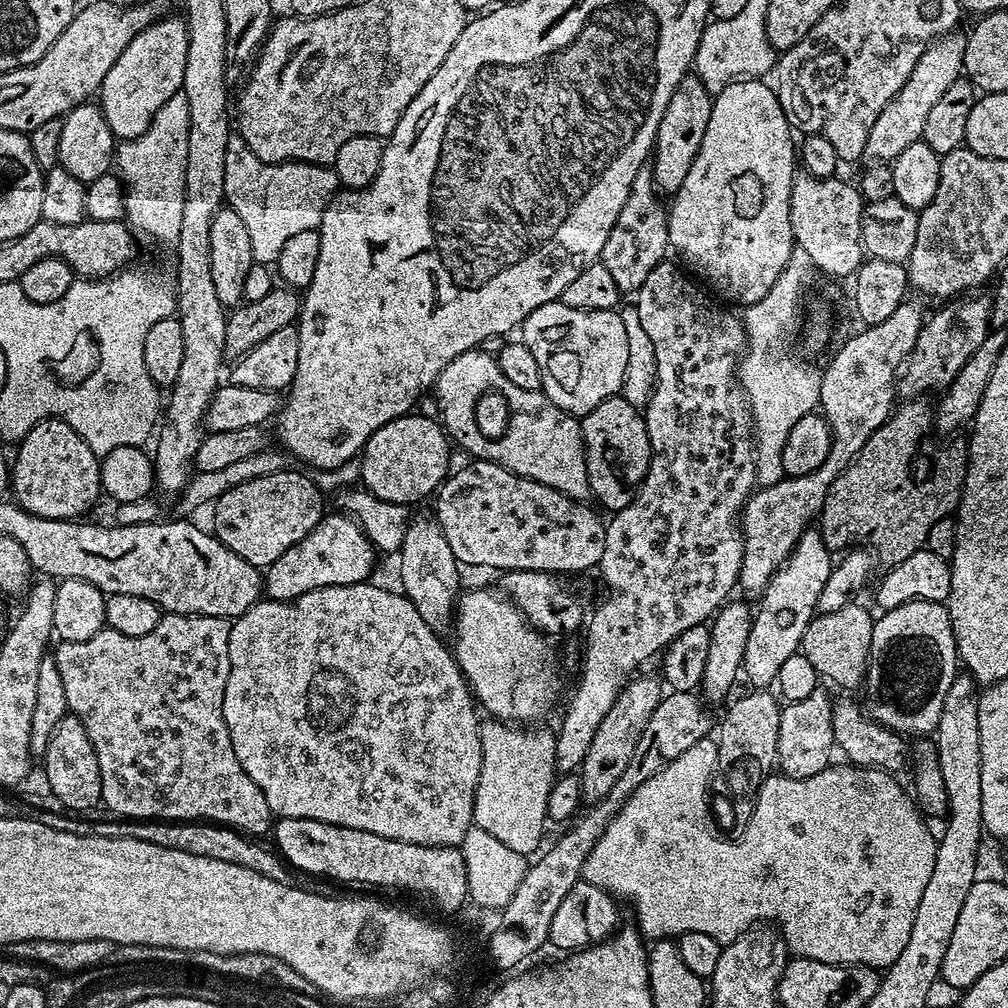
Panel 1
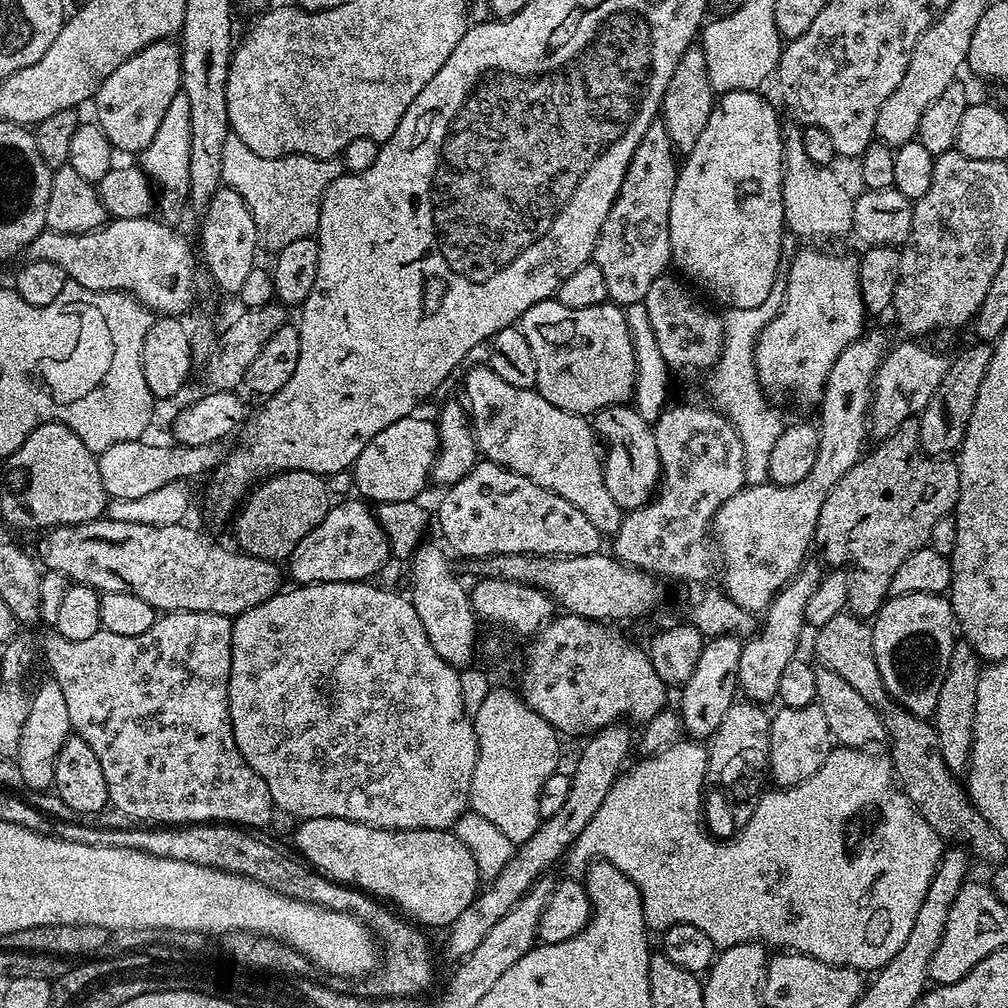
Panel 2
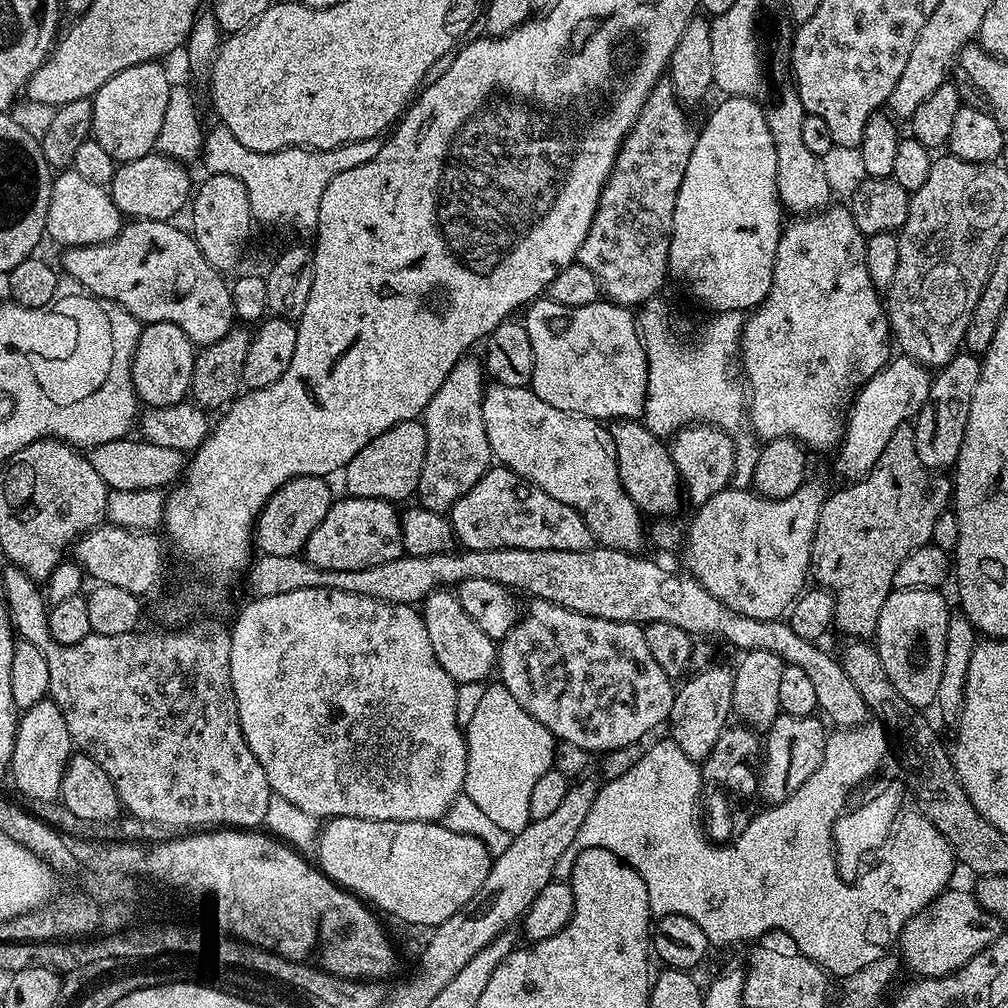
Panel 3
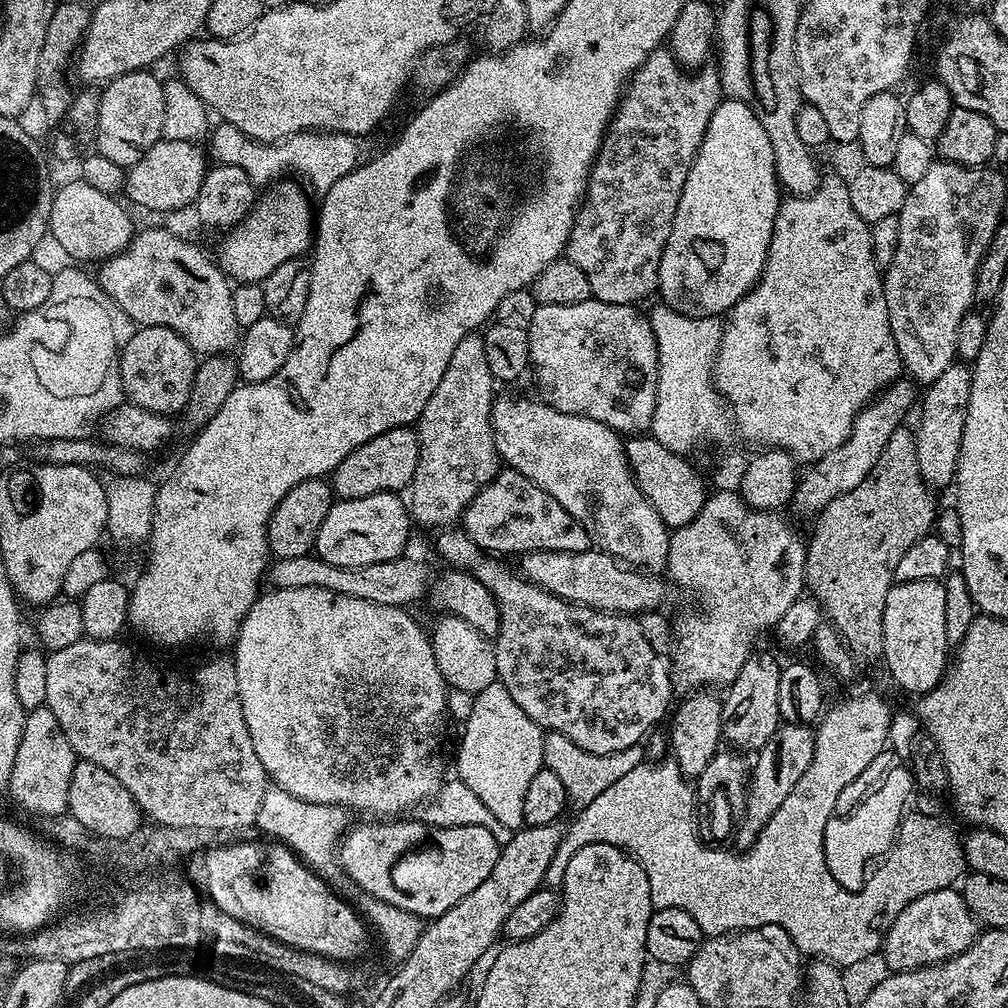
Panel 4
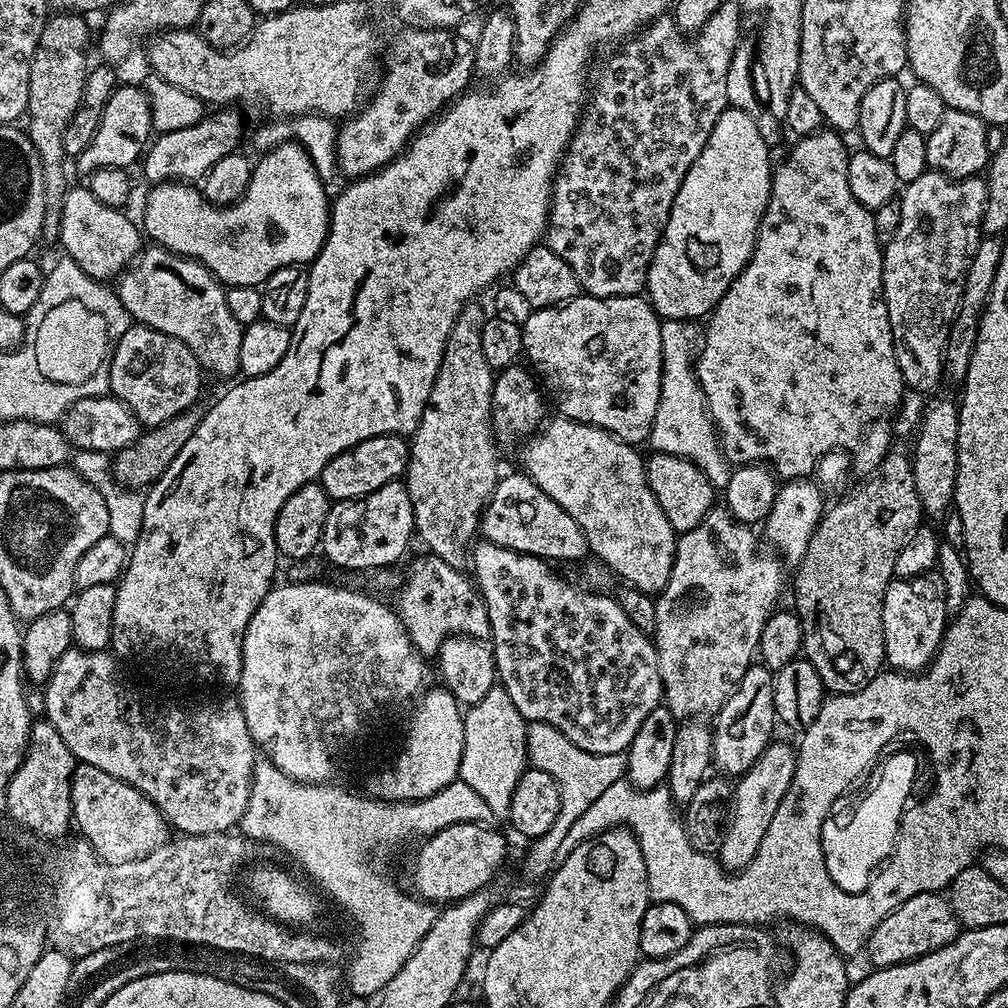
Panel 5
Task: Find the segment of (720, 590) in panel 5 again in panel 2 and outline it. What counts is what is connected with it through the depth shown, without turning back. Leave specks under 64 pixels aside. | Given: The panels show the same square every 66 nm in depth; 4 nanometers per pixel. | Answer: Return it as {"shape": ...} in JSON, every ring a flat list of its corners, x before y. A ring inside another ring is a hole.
{"shape":[[871,330,865,331,854,343,846,346,842,354,838,354,818,405,818,459,814,461,814,470,810,470,802,482,794,482,794,486,771,482,747,485,734,494,734,498,726,498,716,511,710,532,719,555,720,552,724,555,722,588,738,606,757,614,763,613,809,559,808,547,813,547,816,538,822,502,826,502,838,478,850,471,865,451,864,439,870,436,872,383,885,355,883,334]]}

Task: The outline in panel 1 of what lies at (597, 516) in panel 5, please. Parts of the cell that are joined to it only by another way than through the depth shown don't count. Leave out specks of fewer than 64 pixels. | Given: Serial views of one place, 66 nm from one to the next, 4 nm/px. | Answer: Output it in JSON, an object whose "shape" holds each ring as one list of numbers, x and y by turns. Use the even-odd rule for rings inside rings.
{"shape":[[488,350,458,354,458,358,454,358,454,362,450,362,450,366,446,366,446,370,442,370,436,380,434,393,440,403,438,416,445,432,453,441,460,440,461,446,469,452,469,457,500,464,514,474,542,482,573,500,583,501,589,495,589,490,584,442,580,438,580,420,551,404,543,391,518,390,518,386,509,382,506,374,502,374,496,365,495,355,491,351,484,351]]}

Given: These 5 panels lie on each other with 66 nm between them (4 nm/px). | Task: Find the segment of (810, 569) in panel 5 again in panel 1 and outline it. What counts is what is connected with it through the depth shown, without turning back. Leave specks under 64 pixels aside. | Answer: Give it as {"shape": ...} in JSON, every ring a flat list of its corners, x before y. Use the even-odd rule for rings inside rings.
{"shape":[[912,398,904,403,908,404,901,408,899,405,888,421,870,434,854,462,834,478,818,517,820,537,827,542,829,549,844,550,857,542,864,542,860,540,869,540,879,563,881,560,884,566,902,562,910,558,910,554,921,551,927,545,930,526,955,513,968,469,968,450,963,443,936,445,933,405,927,404,924,398]]}

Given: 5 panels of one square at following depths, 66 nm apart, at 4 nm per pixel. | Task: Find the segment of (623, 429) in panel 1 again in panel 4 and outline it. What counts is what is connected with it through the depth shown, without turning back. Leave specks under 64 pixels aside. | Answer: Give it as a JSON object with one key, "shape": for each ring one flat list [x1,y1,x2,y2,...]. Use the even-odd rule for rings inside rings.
{"shape":[[636,434,625,439,624,453,636,484,650,506,658,510,662,522,669,529,681,528,698,518,706,499,706,491,704,492,703,478,688,461,691,459,685,458,679,452,666,450,666,446,662,446,662,442,658,442,650,434]]}

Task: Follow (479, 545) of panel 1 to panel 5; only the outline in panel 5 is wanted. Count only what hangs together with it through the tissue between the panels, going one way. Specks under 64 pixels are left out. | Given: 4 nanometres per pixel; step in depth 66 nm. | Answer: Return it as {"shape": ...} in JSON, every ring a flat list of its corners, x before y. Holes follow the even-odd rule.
{"shape":[[504,474,497,480,496,489,492,491,484,513,480,515,479,535,506,550,539,556,541,560,583,561,589,555,589,550,586,534,582,534,578,522,574,522,574,518,570,518,570,514,566,514,566,510,562,510,554,498,540,489,531,476,519,475]]}

